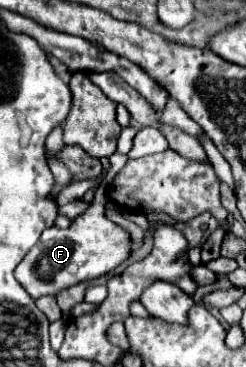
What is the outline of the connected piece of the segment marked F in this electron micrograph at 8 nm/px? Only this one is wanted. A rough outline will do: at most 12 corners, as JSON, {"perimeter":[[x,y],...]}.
{"perimeter":[[114,153],[90,208],[46,228],[16,266],[32,298],[106,276],[130,258],[105,216]]}

